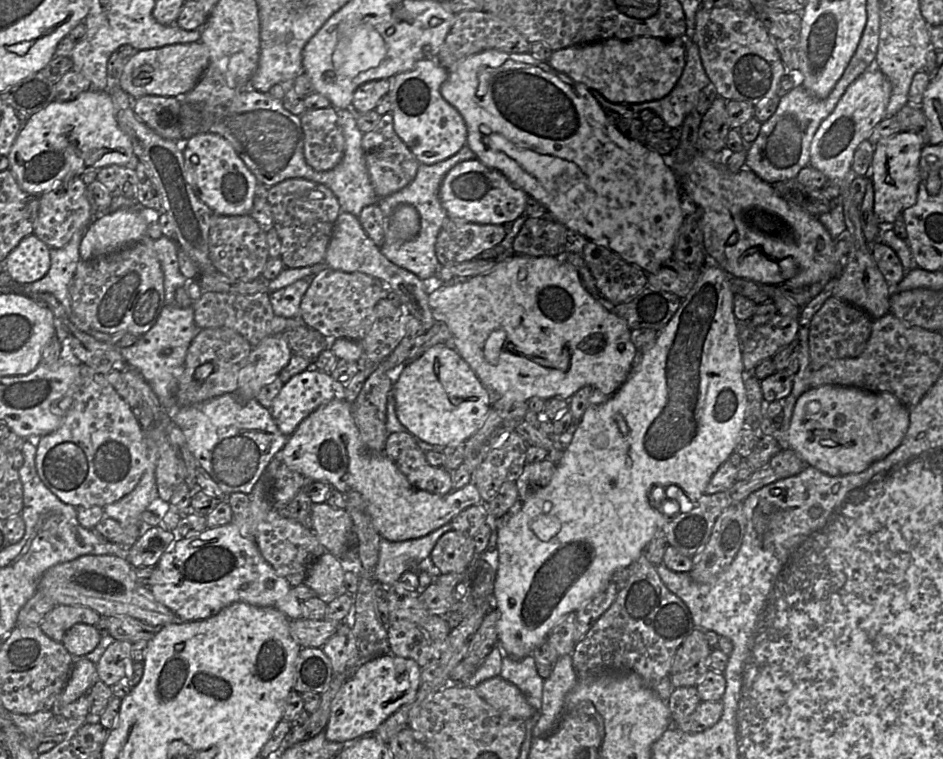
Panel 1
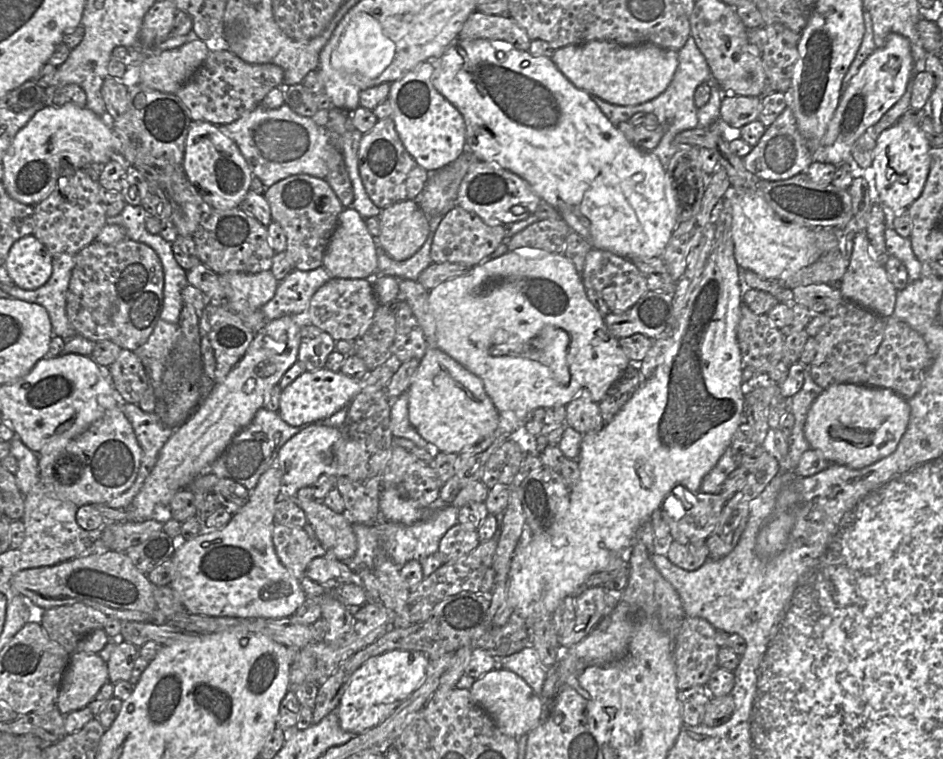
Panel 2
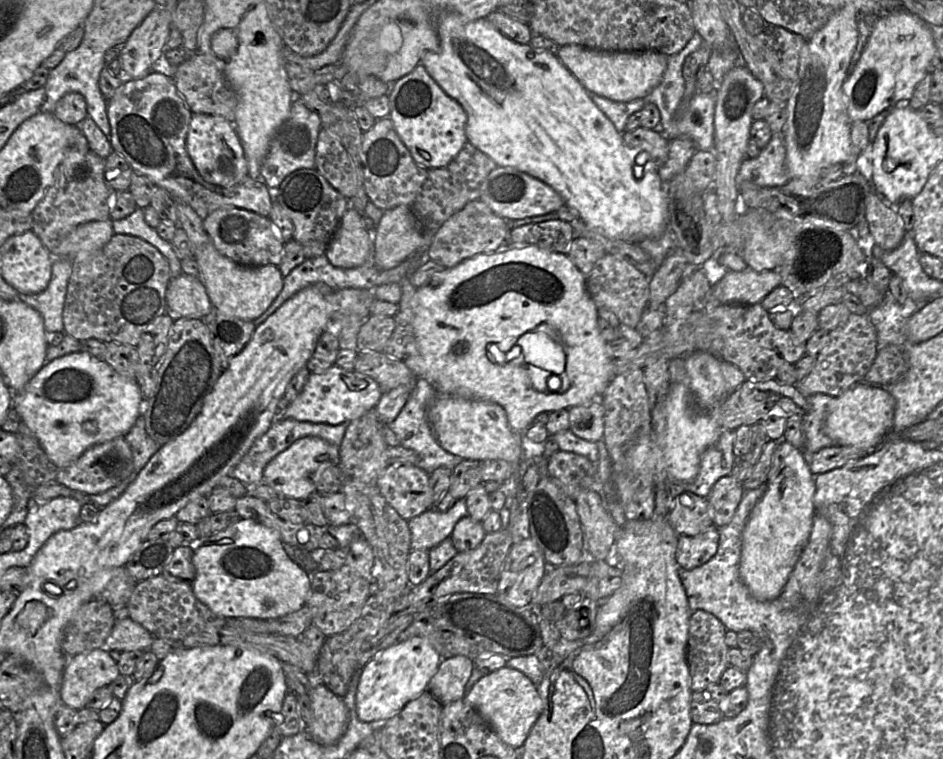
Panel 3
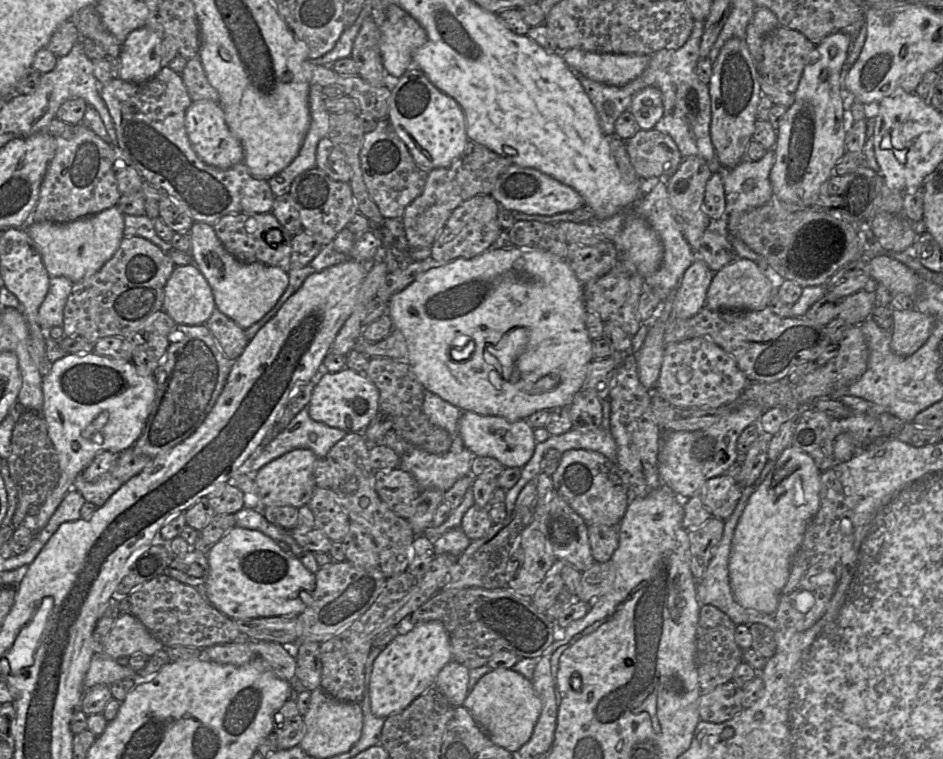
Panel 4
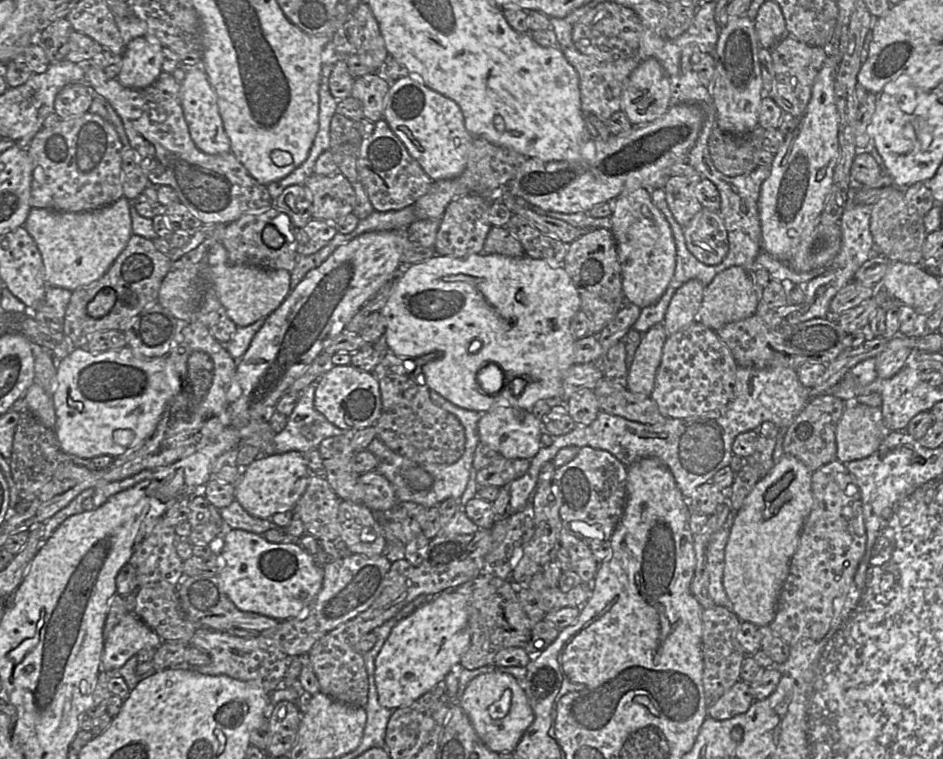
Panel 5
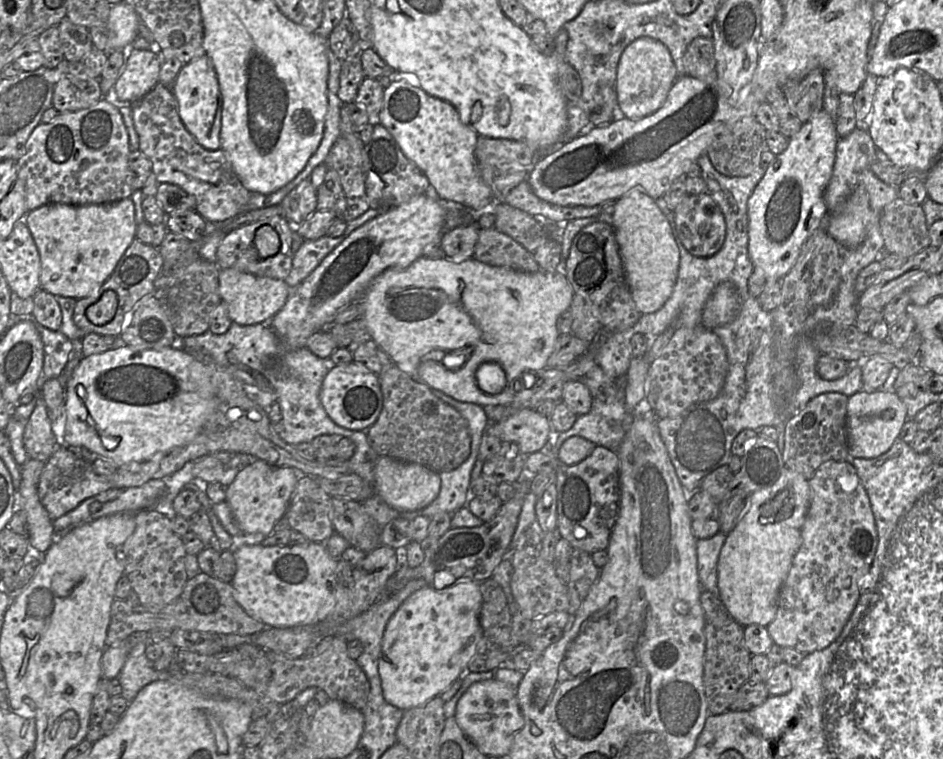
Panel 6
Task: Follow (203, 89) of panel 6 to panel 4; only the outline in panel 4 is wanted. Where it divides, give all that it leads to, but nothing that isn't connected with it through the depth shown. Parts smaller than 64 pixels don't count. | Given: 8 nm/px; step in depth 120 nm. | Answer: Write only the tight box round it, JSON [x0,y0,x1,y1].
[185,100,244,169]

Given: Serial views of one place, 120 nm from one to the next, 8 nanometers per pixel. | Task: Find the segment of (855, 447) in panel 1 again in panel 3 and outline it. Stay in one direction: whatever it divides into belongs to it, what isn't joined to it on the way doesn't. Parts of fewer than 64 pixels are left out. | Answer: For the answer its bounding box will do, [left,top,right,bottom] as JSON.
[824,383,895,449]

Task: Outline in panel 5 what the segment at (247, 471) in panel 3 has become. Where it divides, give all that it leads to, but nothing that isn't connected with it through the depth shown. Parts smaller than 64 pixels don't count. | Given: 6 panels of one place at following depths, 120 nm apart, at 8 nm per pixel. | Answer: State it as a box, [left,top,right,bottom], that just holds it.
[270,382,346,455]

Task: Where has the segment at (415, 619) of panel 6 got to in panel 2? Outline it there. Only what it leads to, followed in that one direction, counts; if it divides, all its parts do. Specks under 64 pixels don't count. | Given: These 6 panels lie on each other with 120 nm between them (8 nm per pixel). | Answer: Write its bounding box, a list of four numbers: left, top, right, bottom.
[337,650,430,734]

